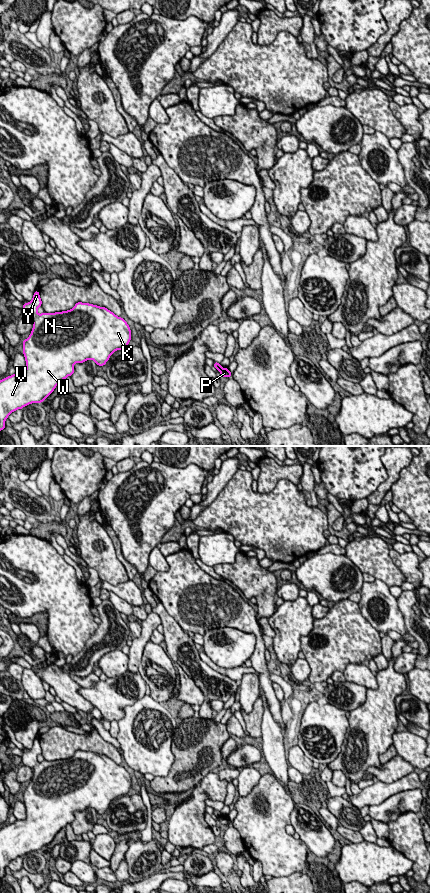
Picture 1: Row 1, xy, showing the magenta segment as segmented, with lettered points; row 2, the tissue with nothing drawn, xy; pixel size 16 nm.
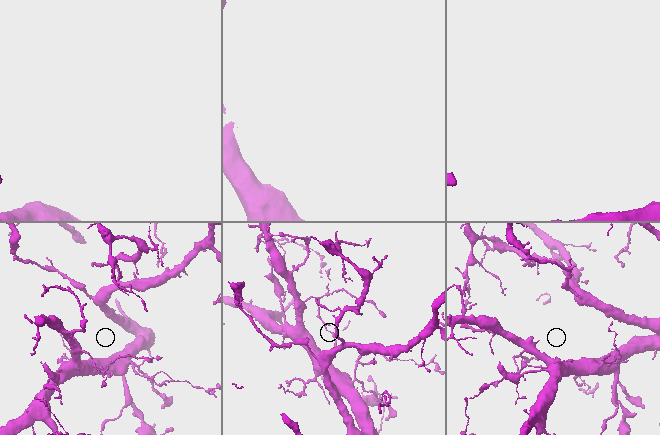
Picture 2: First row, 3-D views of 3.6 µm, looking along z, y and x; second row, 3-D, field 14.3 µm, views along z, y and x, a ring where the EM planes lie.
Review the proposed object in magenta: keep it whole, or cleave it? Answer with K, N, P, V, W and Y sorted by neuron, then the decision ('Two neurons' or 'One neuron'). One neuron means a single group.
Groups: K N V W Y / P. Two neurons

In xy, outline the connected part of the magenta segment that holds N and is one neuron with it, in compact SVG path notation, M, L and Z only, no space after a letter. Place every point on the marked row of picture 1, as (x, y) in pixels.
M39 291L34 292L31 302L23 304L23 317L33 322L30 336L22 342L26 370L0 380L0 431L5 428L5 420L10 413L31 403L42 403L62 380L74 373L75 363L83 363L91 359L98 366L104 366L116 350L125 350L131 340L131 330L127 322L105 307L78 302L68 311L39 314L37 309L41 305Z

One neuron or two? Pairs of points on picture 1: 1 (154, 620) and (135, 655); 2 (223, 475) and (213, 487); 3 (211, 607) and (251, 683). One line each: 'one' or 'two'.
1: one
2: one
3: two

